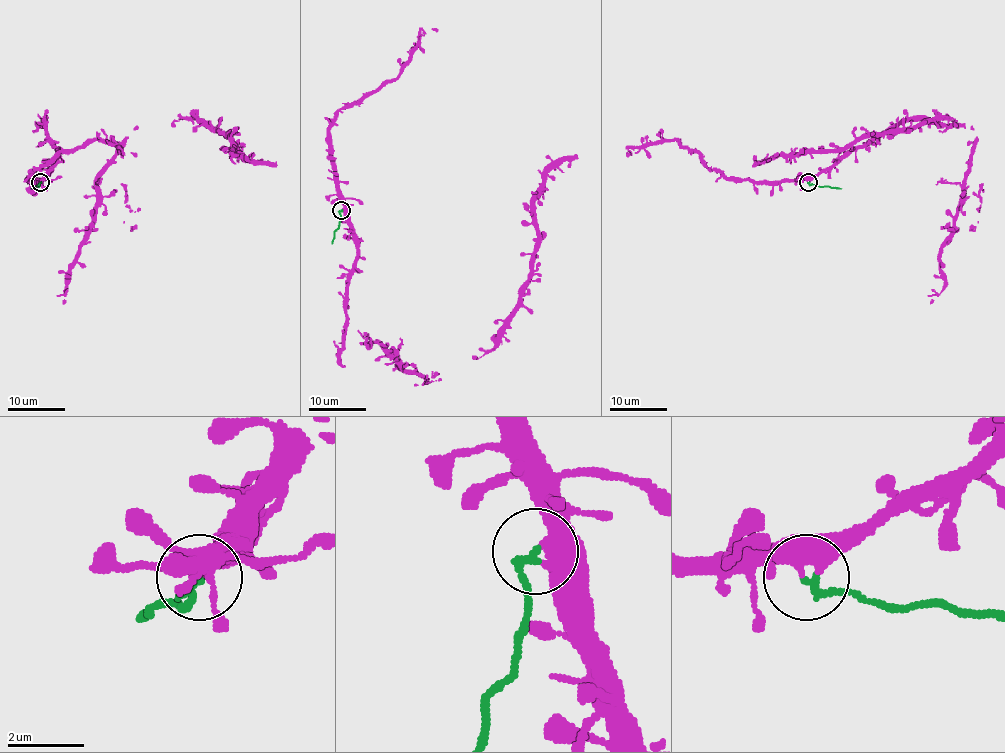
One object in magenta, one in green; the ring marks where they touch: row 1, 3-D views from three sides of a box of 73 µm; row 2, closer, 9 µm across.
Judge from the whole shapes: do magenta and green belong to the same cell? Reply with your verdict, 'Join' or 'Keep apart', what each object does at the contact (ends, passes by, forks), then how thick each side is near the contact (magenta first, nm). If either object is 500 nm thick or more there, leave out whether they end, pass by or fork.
Keep apart. At the ring magenta passes by. At the ring green ends. Thickness 320 nm (magenta) against 240 nm

